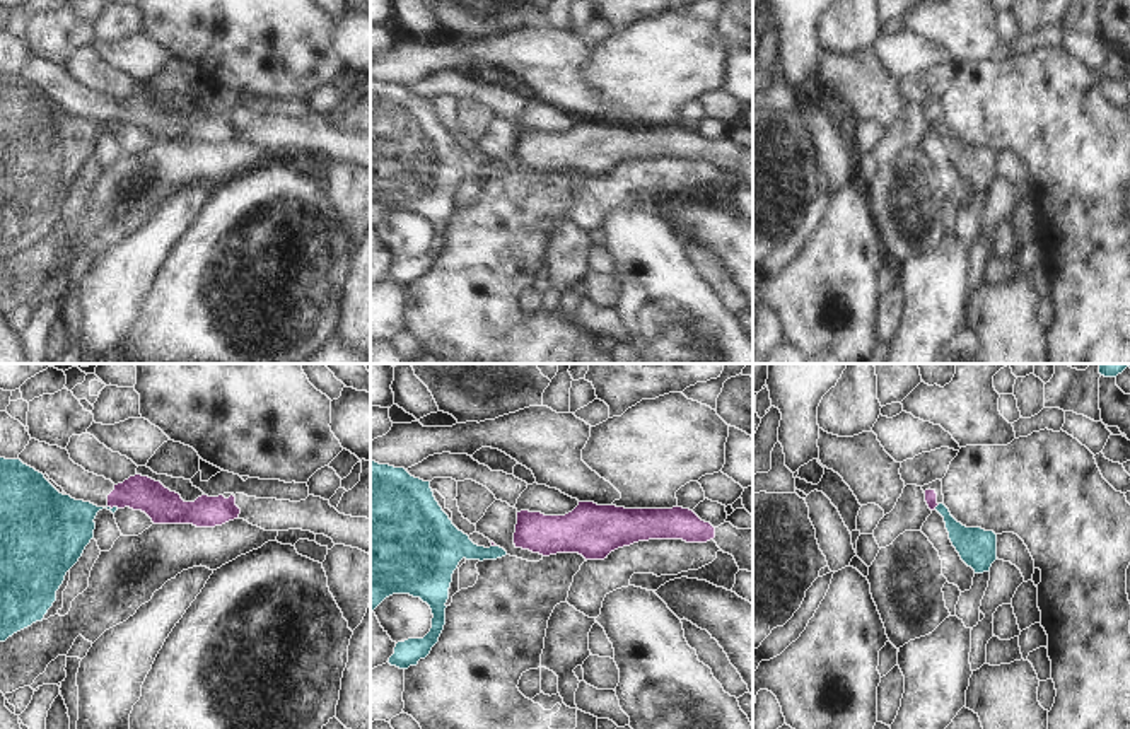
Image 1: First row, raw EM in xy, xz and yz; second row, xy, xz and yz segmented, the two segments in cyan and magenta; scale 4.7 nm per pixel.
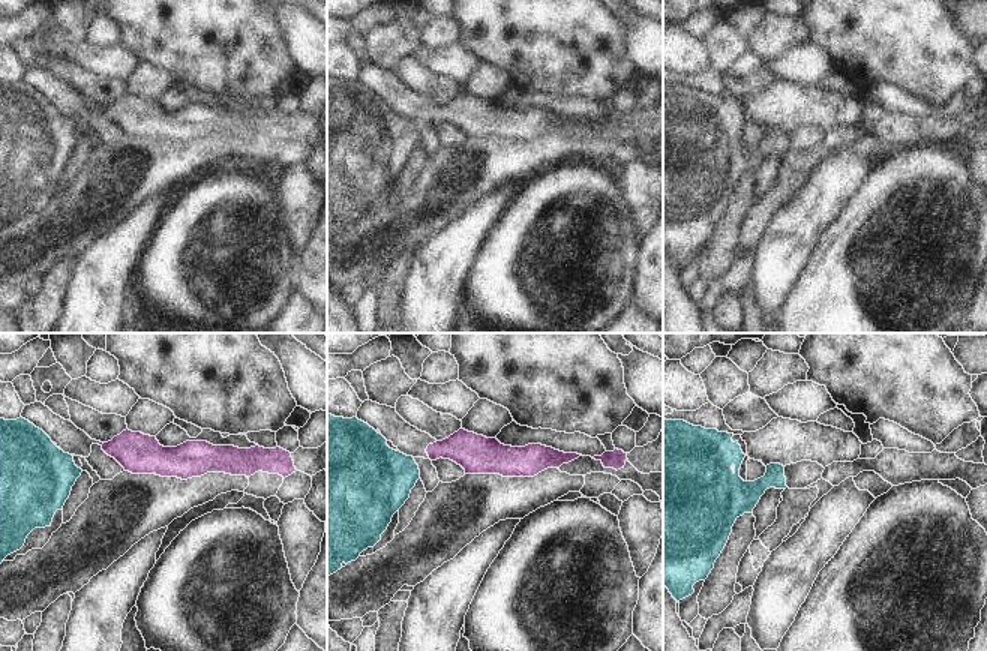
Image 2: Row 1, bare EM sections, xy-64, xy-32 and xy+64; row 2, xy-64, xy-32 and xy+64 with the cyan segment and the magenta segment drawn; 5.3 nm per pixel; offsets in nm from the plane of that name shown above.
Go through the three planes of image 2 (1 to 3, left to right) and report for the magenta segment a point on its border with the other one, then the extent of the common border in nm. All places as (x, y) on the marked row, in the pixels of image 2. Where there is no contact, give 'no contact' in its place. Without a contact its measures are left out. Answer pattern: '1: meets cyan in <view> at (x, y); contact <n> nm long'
1: no contact
2: no contact
3: no contact

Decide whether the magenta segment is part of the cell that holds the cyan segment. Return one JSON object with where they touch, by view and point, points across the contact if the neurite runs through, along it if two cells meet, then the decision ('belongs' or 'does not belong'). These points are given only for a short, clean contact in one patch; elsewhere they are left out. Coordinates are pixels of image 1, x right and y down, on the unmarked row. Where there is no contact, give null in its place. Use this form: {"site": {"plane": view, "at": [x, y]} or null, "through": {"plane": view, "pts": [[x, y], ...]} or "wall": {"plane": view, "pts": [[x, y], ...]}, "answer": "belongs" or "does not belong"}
{"site": {"plane": "xy", "at": [113, 125]}, "wall": {"plane": "xy", "pts": [[108, 123], [118, 125]]}, "answer": "does not belong"}

